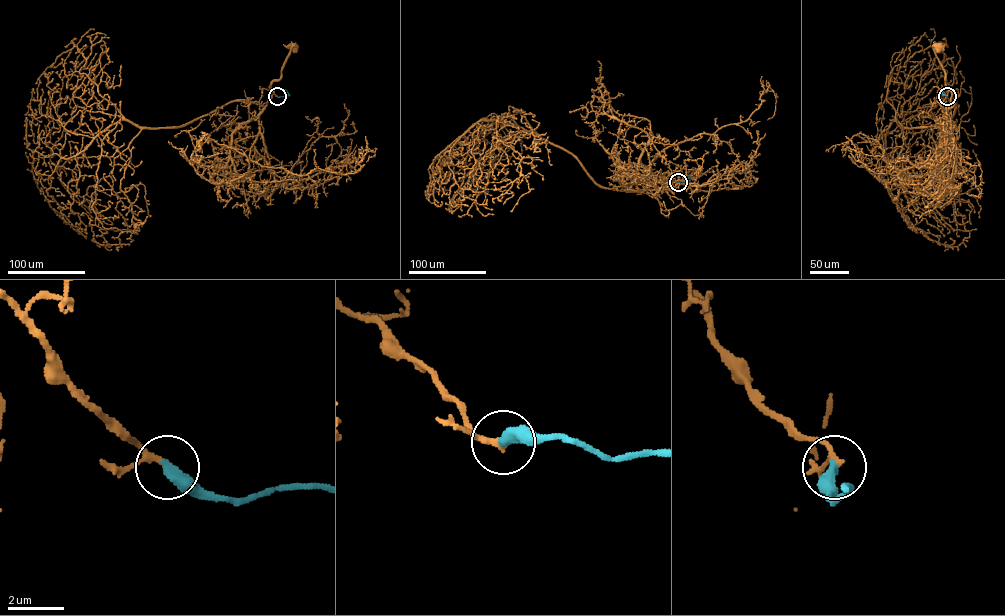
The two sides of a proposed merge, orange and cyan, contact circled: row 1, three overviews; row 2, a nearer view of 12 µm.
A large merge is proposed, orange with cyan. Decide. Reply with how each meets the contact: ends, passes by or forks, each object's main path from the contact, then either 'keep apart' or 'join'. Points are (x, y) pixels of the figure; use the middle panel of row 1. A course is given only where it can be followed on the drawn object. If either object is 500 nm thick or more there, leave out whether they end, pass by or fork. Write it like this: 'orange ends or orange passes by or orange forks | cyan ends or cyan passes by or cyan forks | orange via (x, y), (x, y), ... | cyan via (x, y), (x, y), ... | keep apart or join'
orange passes by | cyan ends | orange via (678, 182), (660, 173), (672, 183), (681, 180), (694, 168), (696, 173) | cyan via (678, 182), (688, 182), (690, 179), (686, 176) | join

